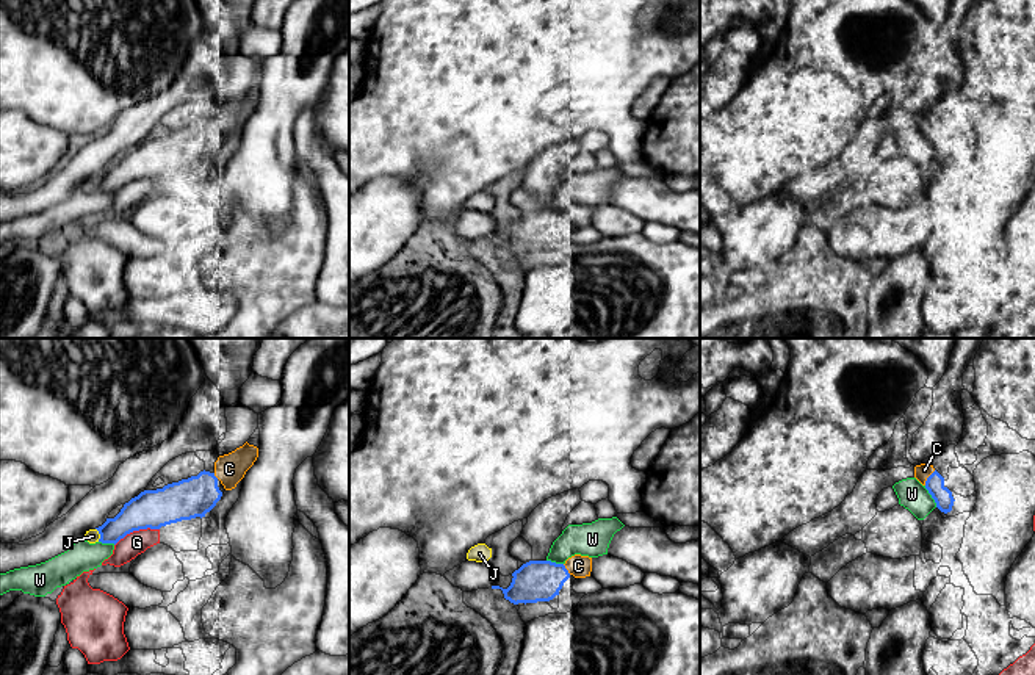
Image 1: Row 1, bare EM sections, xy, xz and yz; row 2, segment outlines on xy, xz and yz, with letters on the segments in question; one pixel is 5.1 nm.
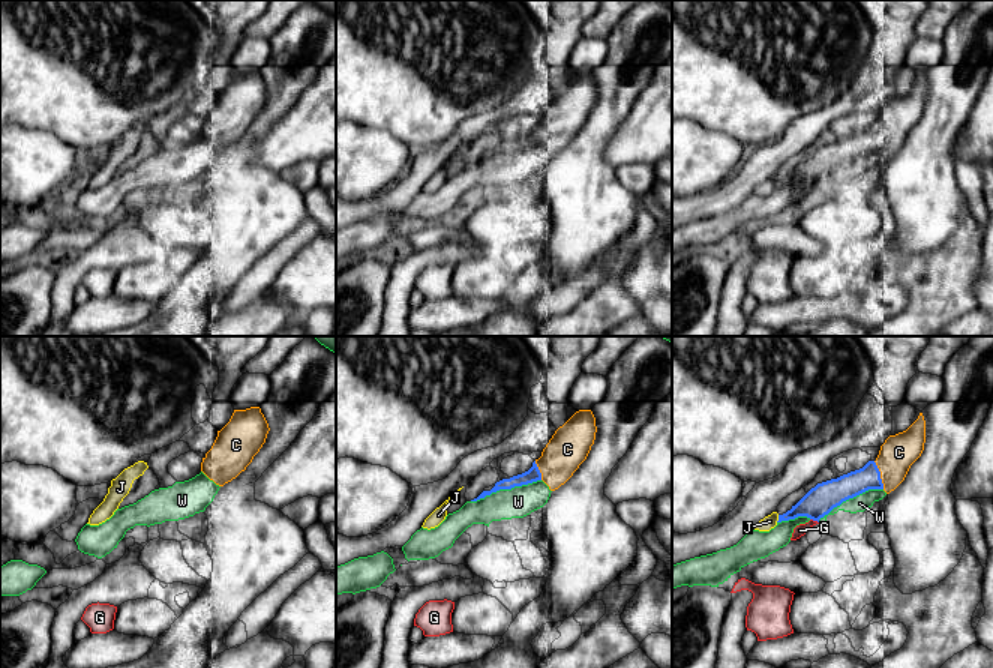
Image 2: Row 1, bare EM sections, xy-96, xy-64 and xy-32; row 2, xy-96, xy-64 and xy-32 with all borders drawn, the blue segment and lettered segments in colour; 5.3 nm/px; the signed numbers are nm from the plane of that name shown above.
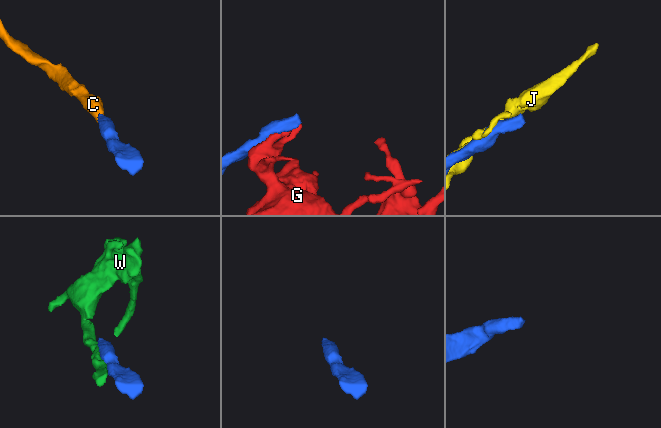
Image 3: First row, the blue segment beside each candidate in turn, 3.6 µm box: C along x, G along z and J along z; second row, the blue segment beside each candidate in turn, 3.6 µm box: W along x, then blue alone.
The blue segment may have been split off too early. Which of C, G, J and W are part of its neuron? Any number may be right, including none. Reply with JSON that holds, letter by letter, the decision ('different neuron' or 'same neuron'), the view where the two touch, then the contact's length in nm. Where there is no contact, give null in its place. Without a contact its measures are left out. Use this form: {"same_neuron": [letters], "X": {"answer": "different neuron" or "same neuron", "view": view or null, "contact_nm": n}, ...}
{"same_neuron": ["C"], "C": {"answer": "same neuron", "view": "yz", "contact_nm": 100}, "G": {"answer": "different neuron", "view": "xy", "contact_nm": 240}, "J": {"answer": "different neuron", "view": "xy", "contact_nm": 70}, "W": {"answer": "different neuron", "view": "yz", "contact_nm": 130}}

